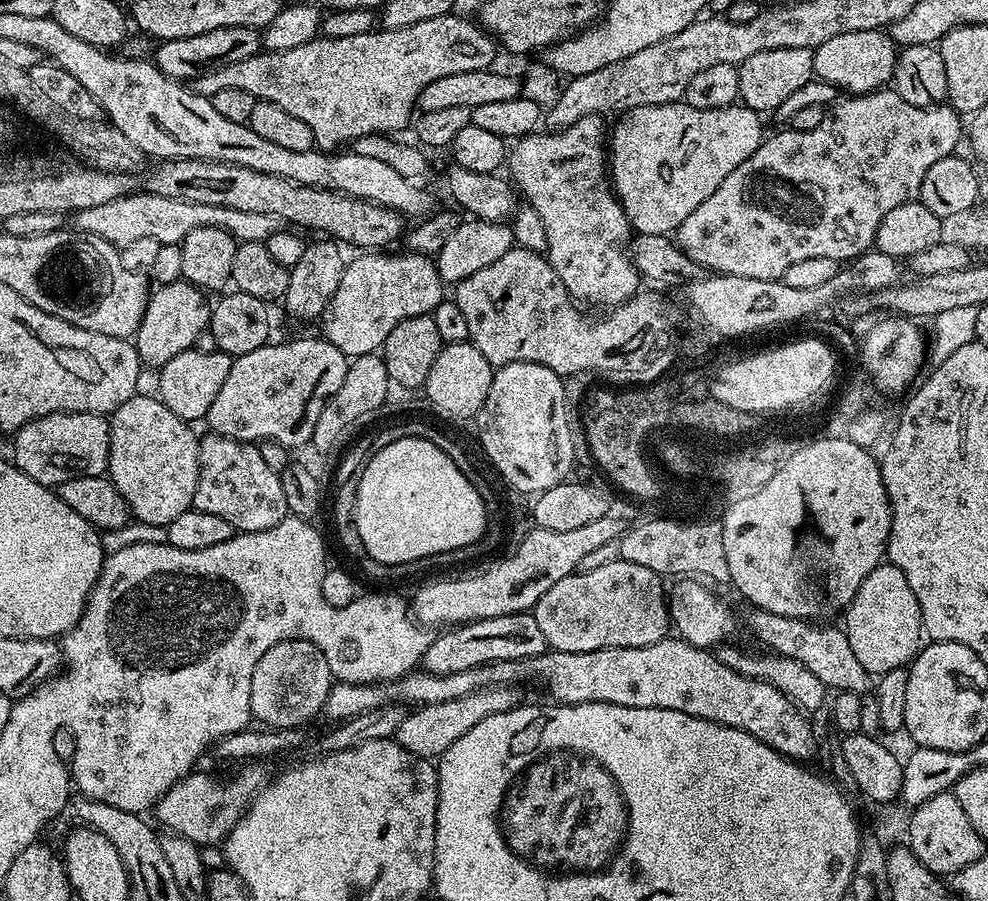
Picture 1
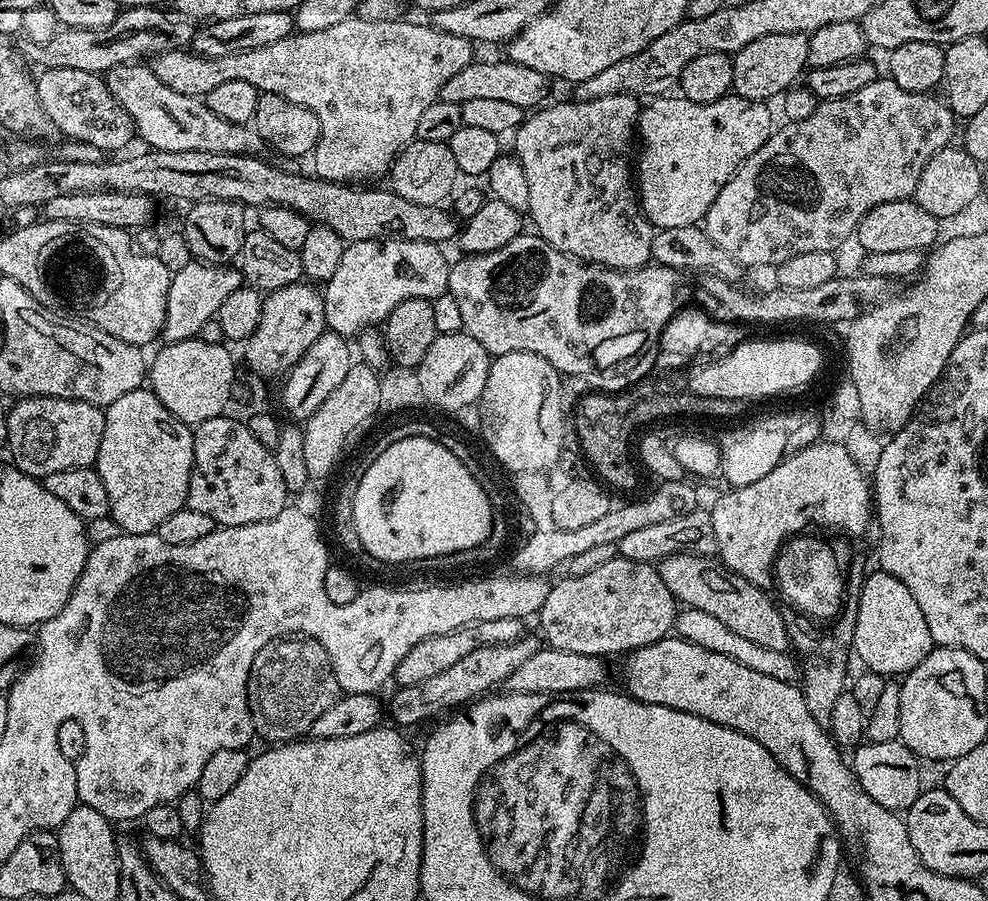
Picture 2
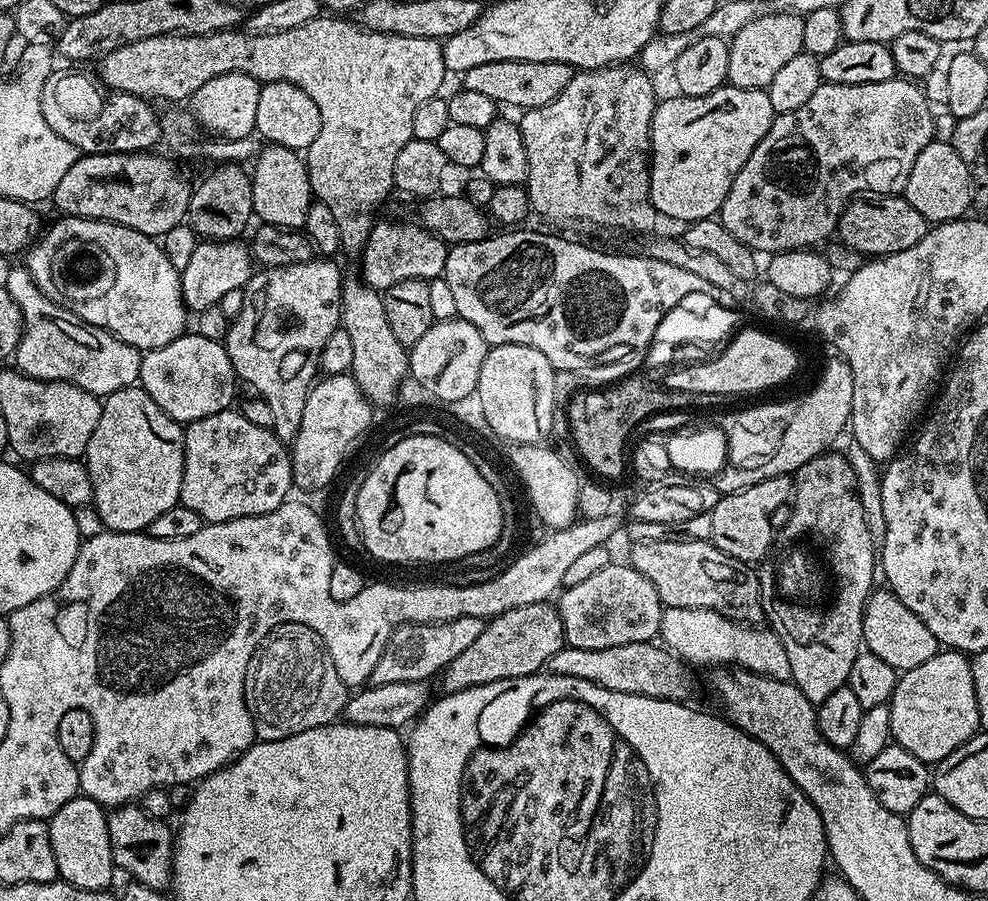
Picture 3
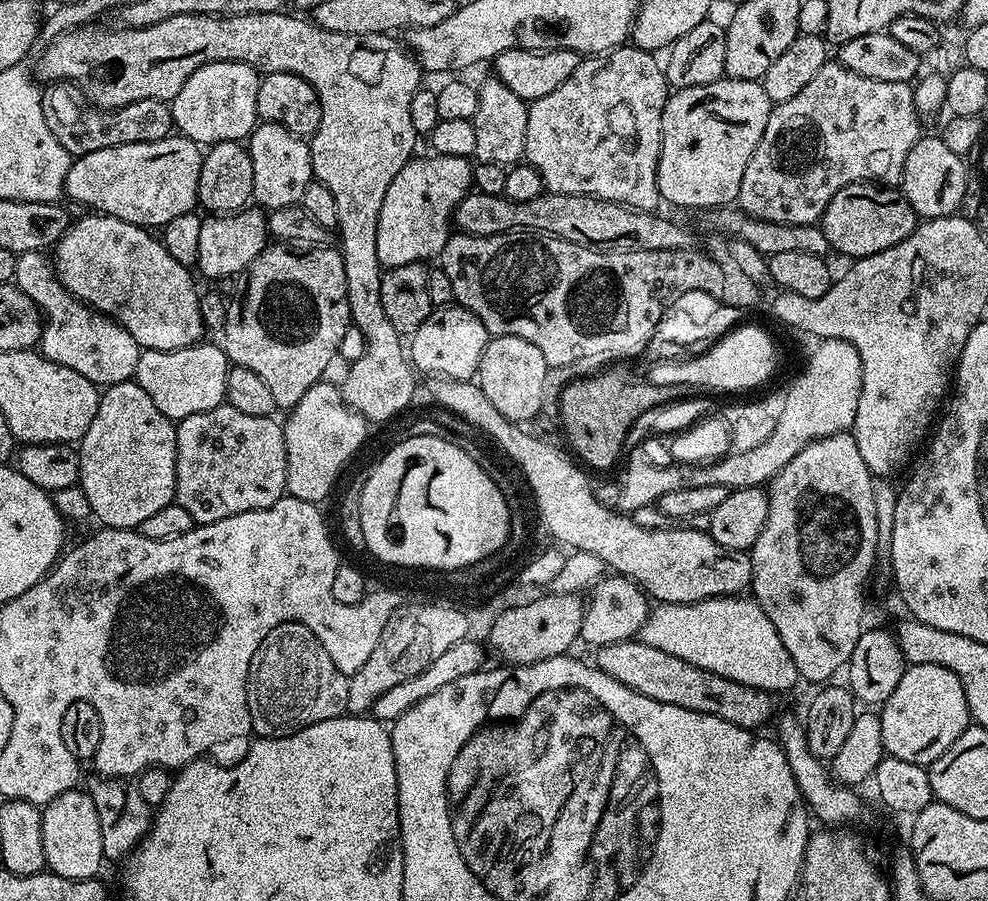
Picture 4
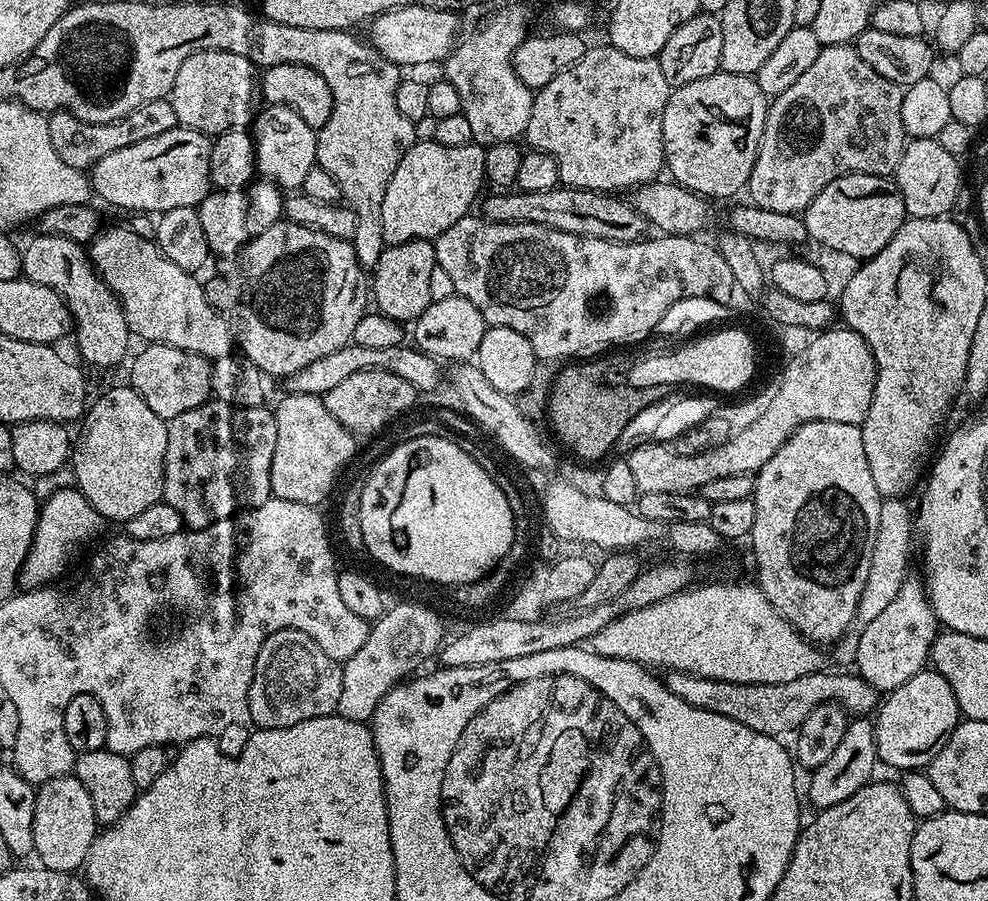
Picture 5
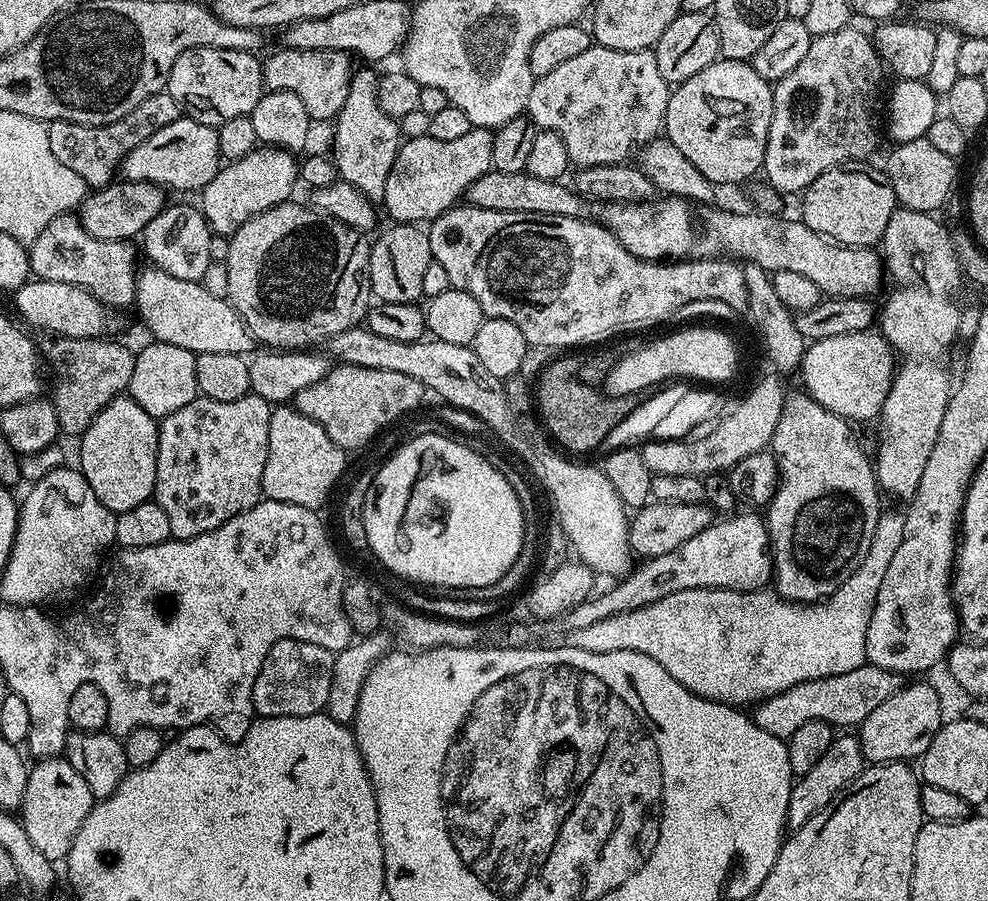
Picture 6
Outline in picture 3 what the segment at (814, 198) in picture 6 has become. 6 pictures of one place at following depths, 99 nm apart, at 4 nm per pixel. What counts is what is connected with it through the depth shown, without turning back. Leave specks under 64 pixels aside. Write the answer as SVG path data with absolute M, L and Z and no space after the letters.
M903 195L874 196L853 198L844 207L840 215L838 229L839 239L854 250L858 250L866 258L889 256L898 250L910 250L914 242L918 242L928 232L930 221L922 218L914 206L905 200Z

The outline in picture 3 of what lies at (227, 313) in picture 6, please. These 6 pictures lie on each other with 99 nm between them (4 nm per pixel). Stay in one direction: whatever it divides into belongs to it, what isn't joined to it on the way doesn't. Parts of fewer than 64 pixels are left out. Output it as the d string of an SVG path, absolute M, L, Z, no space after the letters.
M64 216L60 218L57 224L52 224L49 228L47 225L46 231L41 235L39 241L27 249L27 256L27 270L34 278L38 290L42 290L42 294L49 296L55 304L61 304L64 308L68 308L86 323L111 332L113 336L117 336L122 342L126 342L130 346L141 350L147 350L149 348L157 348L158 346L166 346L166 342L174 342L174 338L185 335L186 328L184 328L184 323L187 320L189 323L190 313L184 307L182 286L180 285L180 272L174 266L170 266L170 258L166 258L163 247L153 237L142 234L138 230L130 230L121 224L112 224L108 220L87 220L81 216Z

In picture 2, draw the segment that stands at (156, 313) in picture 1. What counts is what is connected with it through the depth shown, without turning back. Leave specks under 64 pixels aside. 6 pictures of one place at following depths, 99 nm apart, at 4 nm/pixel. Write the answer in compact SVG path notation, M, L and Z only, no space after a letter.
M192 259L182 270L172 273L170 290L166 294L166 314L164 315L163 339L169 344L199 337L202 326L210 322L216 312L242 287L239 267L223 264L205 264L203 260Z

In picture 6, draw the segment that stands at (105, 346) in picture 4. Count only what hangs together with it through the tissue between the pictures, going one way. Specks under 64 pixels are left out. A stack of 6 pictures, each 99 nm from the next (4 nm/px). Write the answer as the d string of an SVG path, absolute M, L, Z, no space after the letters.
M65 214L54 218L38 238L30 242L28 261L32 276L37 280L70 282L85 288L94 298L113 310L131 309L136 302L136 252L127 240L99 240L80 225L75 215Z

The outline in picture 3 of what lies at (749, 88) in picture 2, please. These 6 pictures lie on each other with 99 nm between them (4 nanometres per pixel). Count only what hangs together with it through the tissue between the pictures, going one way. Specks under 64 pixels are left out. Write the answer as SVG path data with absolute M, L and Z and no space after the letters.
M768 11L765 16L754 18L738 34L734 34L728 45L730 54L730 70L727 83L734 88L763 88L768 89L770 82L774 82L774 74L790 62L798 53L804 51L802 30L804 16L795 12Z

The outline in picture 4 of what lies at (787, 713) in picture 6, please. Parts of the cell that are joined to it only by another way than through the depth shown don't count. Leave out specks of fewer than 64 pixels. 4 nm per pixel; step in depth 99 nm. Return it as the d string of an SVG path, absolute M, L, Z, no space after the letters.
M638 638L607 644L595 649L594 655L595 667L610 674L610 678L622 682L632 692L646 694L646 698L654 698L670 706L682 706L682 710L710 714L726 722L734 722L734 726L753 730L763 729L760 727L777 715L777 697L773 693L739 684L730 678L722 678L710 670L702 670L702 666L682 662L682 658L674 658L674 654L666 654L666 650L646 646Z

